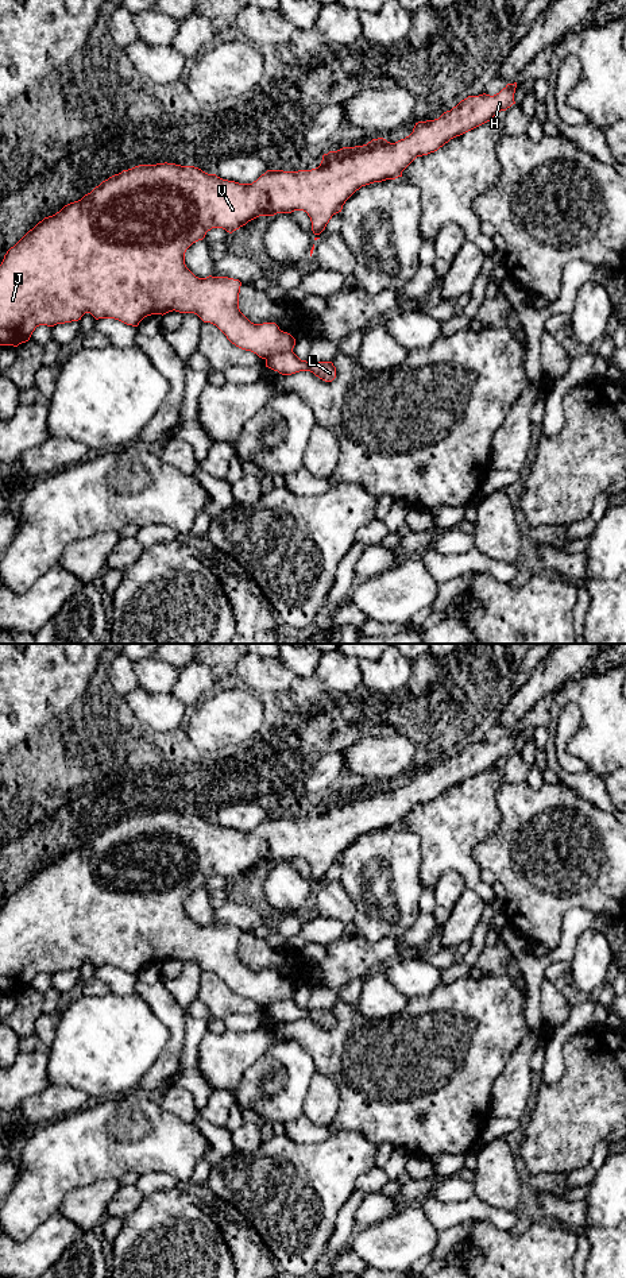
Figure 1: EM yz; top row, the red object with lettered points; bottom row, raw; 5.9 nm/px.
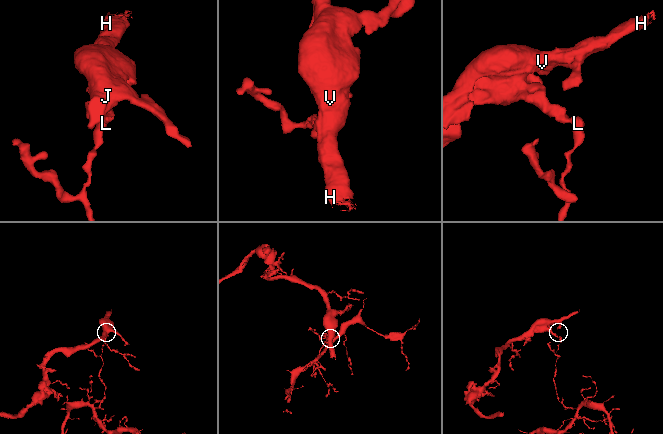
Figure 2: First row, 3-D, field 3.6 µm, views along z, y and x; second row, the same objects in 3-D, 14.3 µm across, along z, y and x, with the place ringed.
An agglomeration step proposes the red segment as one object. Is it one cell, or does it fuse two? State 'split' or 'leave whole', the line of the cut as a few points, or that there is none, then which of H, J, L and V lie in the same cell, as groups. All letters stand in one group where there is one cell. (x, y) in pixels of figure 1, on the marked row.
split; cut yz (292, 350), (277, 352), (266, 359); groups H J V / L

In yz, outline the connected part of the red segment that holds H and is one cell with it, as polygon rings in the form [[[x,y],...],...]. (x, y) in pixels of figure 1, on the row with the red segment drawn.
[[[517,82],[507,84],[499,93],[490,94],[479,94],[479,96],[468,96],[461,100],[456,107],[451,111],[444,112],[438,119],[418,121],[416,123],[413,132],[395,143],[390,143],[383,138],[372,139],[367,144],[355,146],[355,147],[343,147],[337,151],[329,151],[322,155],[322,161],[318,167],[312,170],[298,170],[298,171],[283,171],[283,170],[267,170],[252,184],[239,184],[235,181],[228,181],[217,177],[216,174],[208,174],[198,167],[194,166],[181,166],[175,163],[156,163],[156,165],[139,165],[128,170],[123,170],[119,174],[109,177],[103,181],[98,186],[96,186],[90,193],[85,194],[81,200],[70,202],[65,205],[59,212],[53,216],[45,217],[39,221],[32,229],[30,229],[13,247],[11,247],[0,265],[0,345],[13,345],[18,347],[22,343],[30,340],[32,332],[39,325],[54,327],[57,324],[65,324],[72,321],[78,321],[85,313],[90,313],[96,320],[98,318],[115,318],[127,325],[138,327],[139,323],[151,314],[166,314],[169,312],[179,312],[179,313],[194,313],[204,323],[210,323],[216,325],[227,339],[235,344],[236,347],[251,351],[256,354],[262,359],[268,359],[279,352],[293,351],[295,345],[295,339],[279,329],[275,323],[263,323],[254,324],[251,323],[239,309],[239,293],[241,282],[239,279],[228,278],[228,277],[206,277],[198,278],[196,277],[185,265],[185,252],[186,250],[196,242],[202,240],[208,231],[212,228],[223,228],[227,232],[232,233],[240,227],[246,225],[248,221],[259,217],[259,216],[274,216],[277,213],[291,213],[294,211],[304,211],[308,213],[312,221],[312,231],[316,235],[314,240],[320,239],[318,235],[325,229],[326,224],[332,219],[333,215],[341,212],[345,201],[362,186],[382,182],[386,179],[395,179],[402,177],[402,171],[417,158],[422,155],[428,155],[430,152],[437,151],[451,139],[460,136],[487,121],[492,121],[494,116],[510,108],[514,101]]]

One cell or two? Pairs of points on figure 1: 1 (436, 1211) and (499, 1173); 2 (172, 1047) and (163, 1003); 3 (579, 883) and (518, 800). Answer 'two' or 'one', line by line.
1: two
2: one
3: one

